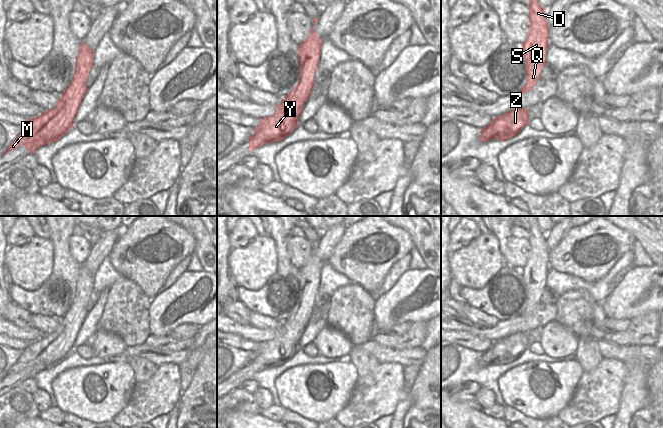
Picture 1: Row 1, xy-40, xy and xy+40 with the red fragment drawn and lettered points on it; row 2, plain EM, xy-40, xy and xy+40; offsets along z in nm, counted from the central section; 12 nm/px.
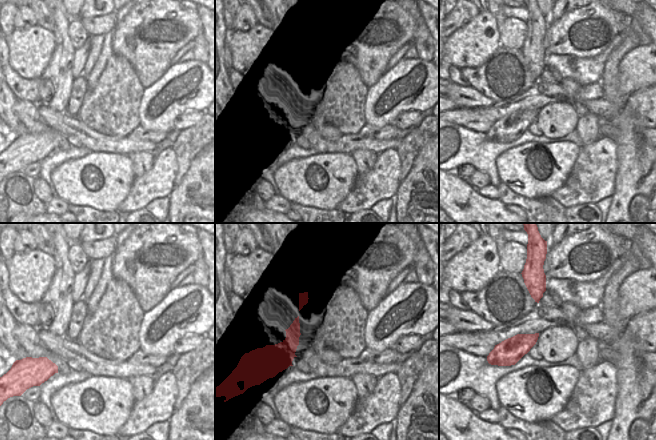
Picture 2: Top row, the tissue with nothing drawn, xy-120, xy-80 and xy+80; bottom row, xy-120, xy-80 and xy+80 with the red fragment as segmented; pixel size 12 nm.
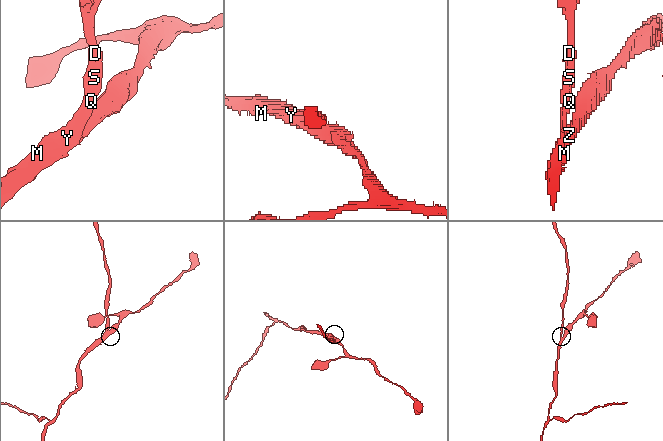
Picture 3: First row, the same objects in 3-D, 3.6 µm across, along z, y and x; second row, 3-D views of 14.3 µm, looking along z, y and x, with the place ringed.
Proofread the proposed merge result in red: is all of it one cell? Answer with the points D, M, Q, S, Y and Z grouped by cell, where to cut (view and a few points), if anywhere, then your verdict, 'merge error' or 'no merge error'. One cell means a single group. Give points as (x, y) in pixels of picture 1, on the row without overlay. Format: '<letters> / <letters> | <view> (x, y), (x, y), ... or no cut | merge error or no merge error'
D M Q S Y / Z | xy (294, 336), (284, 346), (285, 360) | merge error

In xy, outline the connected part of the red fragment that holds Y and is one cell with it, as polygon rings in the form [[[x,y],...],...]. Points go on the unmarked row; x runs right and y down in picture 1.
[[[312,242],[313,251],[298,272],[300,284],[300,305],[294,313],[276,330],[273,339],[262,342],[260,348],[254,351],[254,358],[249,362],[248,376],[267,367],[279,366],[286,362],[284,346],[290,343],[290,338],[300,340],[305,326],[311,319],[314,299],[319,292],[321,269],[323,263],[316,257],[314,249],[318,244]]]

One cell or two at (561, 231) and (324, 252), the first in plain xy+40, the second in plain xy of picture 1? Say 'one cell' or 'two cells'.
one cell

